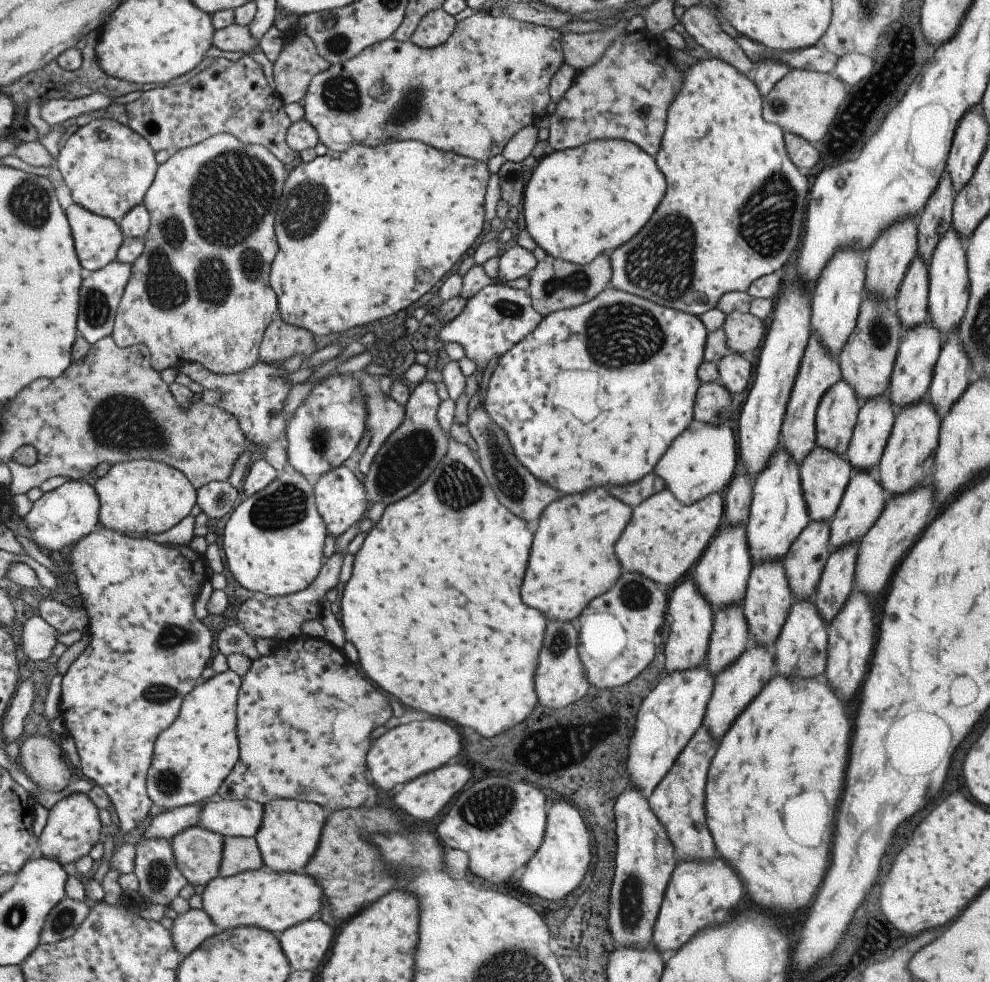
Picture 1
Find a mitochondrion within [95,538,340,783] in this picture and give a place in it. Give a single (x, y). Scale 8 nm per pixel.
(171, 636)

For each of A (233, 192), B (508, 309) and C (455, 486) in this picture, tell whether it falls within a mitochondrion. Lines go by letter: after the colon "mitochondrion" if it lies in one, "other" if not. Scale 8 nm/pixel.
A: mitochondrion
B: mitochondrion
C: mitochondrion

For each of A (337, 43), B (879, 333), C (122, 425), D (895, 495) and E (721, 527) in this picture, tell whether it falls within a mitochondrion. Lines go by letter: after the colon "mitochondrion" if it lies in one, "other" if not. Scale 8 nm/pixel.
A: mitochondrion
B: mitochondrion
C: mitochondrion
D: other
E: other

